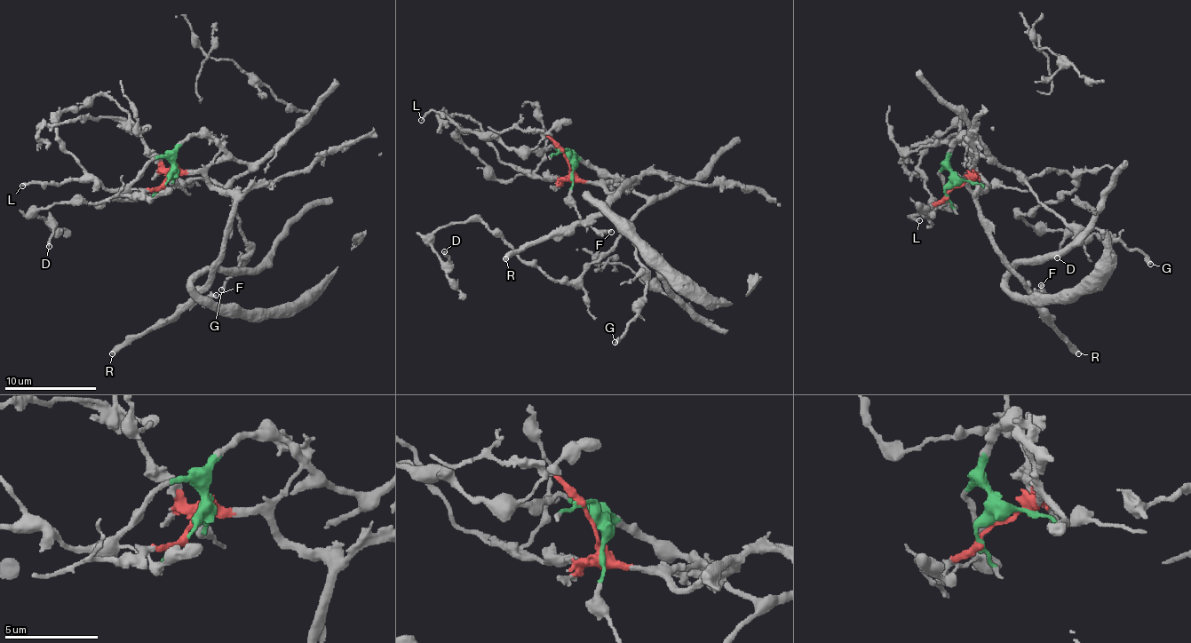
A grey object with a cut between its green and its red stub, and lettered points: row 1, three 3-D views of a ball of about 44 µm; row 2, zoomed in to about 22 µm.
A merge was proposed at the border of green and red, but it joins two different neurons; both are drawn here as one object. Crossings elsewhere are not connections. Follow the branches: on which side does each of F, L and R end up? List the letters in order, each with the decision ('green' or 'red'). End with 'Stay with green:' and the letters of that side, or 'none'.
F: red
L: green
R: red
Stay with green: L

